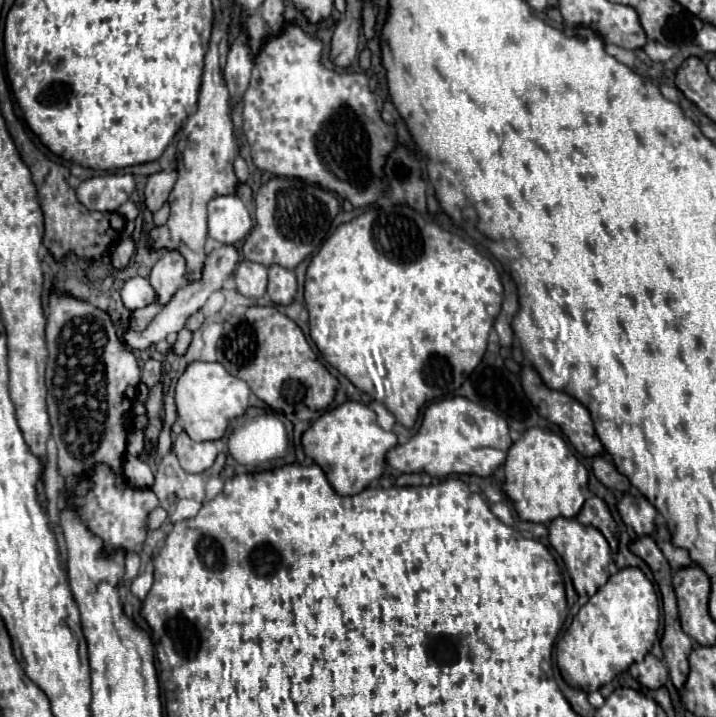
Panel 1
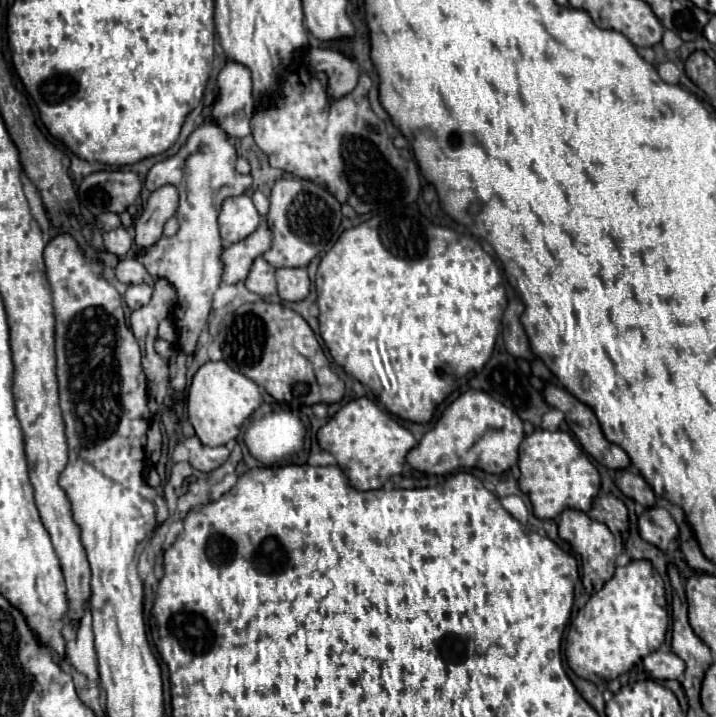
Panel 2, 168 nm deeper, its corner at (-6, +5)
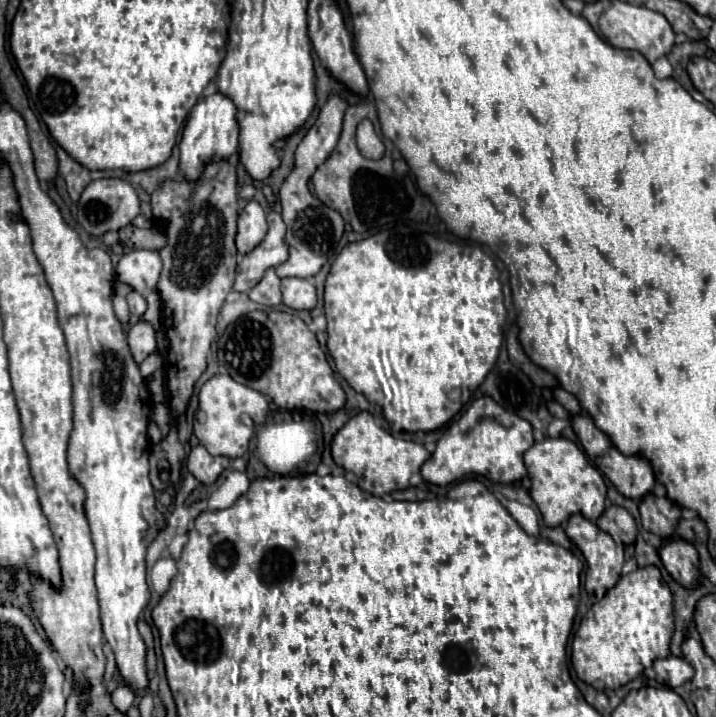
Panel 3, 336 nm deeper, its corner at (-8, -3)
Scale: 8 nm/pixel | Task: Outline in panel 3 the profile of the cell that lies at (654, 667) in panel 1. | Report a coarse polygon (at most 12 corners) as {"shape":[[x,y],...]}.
{"shape":[[685,658],[655,660],[657,682],[683,686],[695,674]]}

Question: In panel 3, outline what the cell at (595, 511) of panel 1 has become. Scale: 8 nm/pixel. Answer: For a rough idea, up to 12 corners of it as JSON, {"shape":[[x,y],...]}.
{"shape":[[609,506],[597,520],[617,544],[636,540],[636,522],[621,506]]}

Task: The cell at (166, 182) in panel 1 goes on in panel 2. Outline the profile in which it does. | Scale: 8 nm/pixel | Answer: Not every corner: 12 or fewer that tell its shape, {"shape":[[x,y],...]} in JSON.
{"shape":[[165,184],[151,192],[135,220],[139,248],[163,234],[175,214],[177,188]]}

